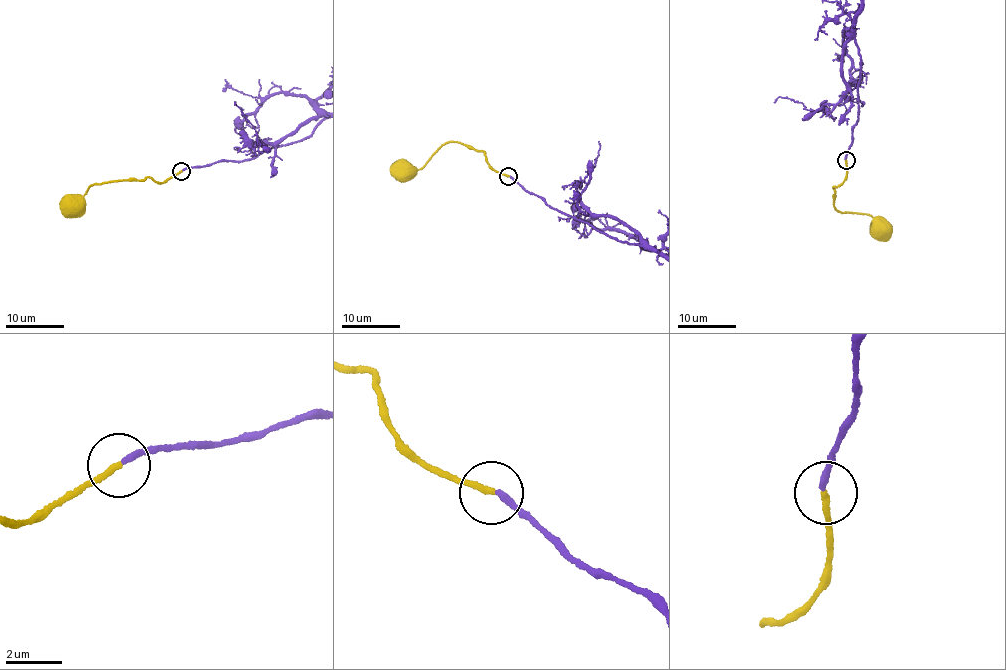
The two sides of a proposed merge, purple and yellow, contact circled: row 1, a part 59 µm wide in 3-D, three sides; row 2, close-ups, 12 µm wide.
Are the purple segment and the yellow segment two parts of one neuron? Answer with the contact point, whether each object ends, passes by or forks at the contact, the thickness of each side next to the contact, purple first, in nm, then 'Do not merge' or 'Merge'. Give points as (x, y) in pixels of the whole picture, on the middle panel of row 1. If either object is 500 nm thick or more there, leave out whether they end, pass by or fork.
Place: (508, 176). At the ring purple ends. At the ring yellow ends. Thickness 240 nm (purple) against 240 nm. Merge

